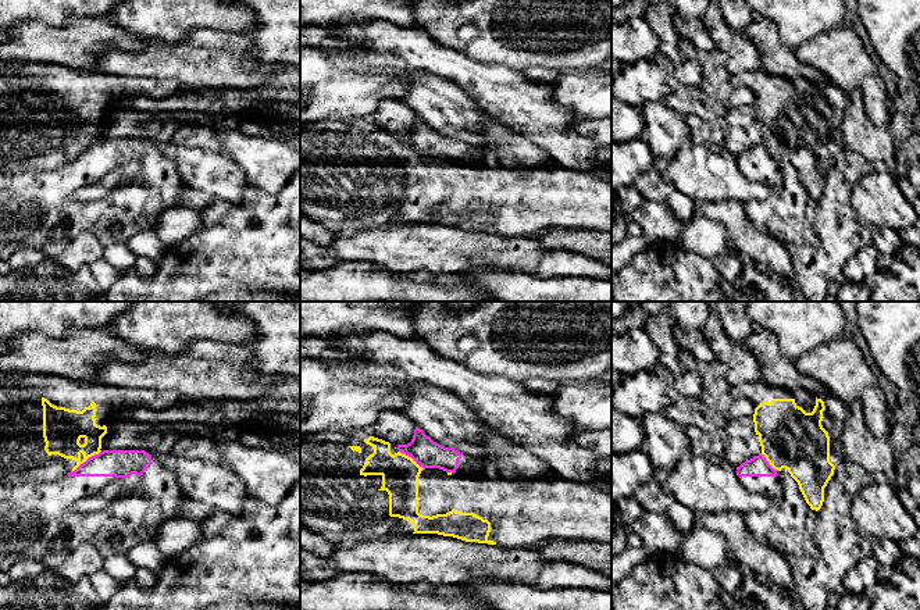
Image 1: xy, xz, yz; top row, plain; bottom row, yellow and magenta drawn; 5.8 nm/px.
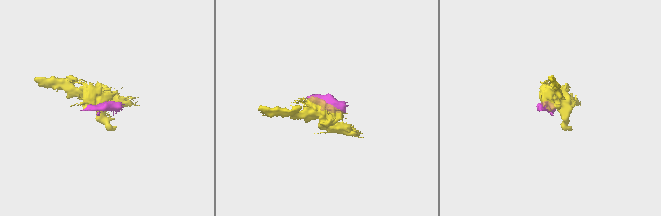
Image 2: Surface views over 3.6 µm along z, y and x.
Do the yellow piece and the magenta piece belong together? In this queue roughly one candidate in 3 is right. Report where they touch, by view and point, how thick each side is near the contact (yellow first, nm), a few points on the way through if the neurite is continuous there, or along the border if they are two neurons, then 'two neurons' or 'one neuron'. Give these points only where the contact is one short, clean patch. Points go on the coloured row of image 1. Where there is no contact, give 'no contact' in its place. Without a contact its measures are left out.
contact xy (86, 459); calibres 240 and 160 nm; two neurons

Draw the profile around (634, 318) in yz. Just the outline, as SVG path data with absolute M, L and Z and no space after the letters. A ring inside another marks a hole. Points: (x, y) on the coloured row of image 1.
M638 302L623 315L611 320L611 336L645 328L648 318L660 313L667 313L666 302Z

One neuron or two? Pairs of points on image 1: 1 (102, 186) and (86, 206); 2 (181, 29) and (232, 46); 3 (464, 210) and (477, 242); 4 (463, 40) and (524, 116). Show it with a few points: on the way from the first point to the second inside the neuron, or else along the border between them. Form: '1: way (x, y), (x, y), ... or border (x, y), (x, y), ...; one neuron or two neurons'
1: border (118, 186), (93, 200), (81, 200), (75, 196); two neurons
2: border (225, 32), (195, 29), (185, 39), (160, 40); two neurons
3: border (441, 223), (466, 229), (496, 232), (505, 236); two neurons
4: border (449, 49), (512, 70); two neurons

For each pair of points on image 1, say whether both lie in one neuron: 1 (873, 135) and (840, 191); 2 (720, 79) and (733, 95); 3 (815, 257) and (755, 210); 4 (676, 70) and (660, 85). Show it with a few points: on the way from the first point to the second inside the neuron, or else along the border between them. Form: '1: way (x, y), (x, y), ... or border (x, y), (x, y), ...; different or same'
1: border (845, 149), (856, 152), (873, 170); different
2: way (721, 84), (728, 91); same
3: way (799, 242), (770, 218); same
4: border (653, 60), (670, 79); different

